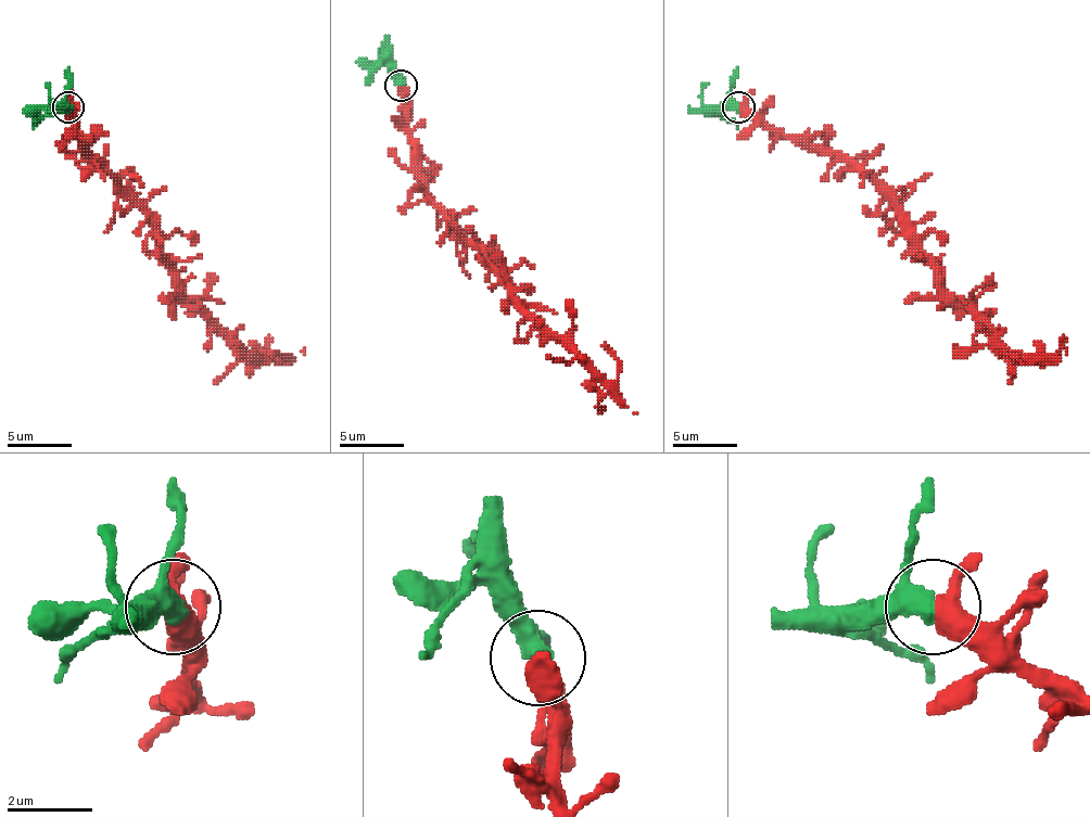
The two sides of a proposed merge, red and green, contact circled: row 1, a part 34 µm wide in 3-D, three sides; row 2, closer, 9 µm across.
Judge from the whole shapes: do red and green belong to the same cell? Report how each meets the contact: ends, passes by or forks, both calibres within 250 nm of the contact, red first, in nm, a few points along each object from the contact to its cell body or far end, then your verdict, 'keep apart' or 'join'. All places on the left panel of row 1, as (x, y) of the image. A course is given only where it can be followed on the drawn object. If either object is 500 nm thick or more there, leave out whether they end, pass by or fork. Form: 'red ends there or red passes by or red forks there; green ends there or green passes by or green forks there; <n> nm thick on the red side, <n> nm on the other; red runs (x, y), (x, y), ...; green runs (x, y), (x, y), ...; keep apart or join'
red passes by; green passes by; 420 nm thick on the red side, 400 nm on the other; red runs (68, 106), (85, 151), (149, 219), (172, 283), (249, 350), (284, 364), (271, 350); green runs (68, 106), (55, 106), (46, 84); join

